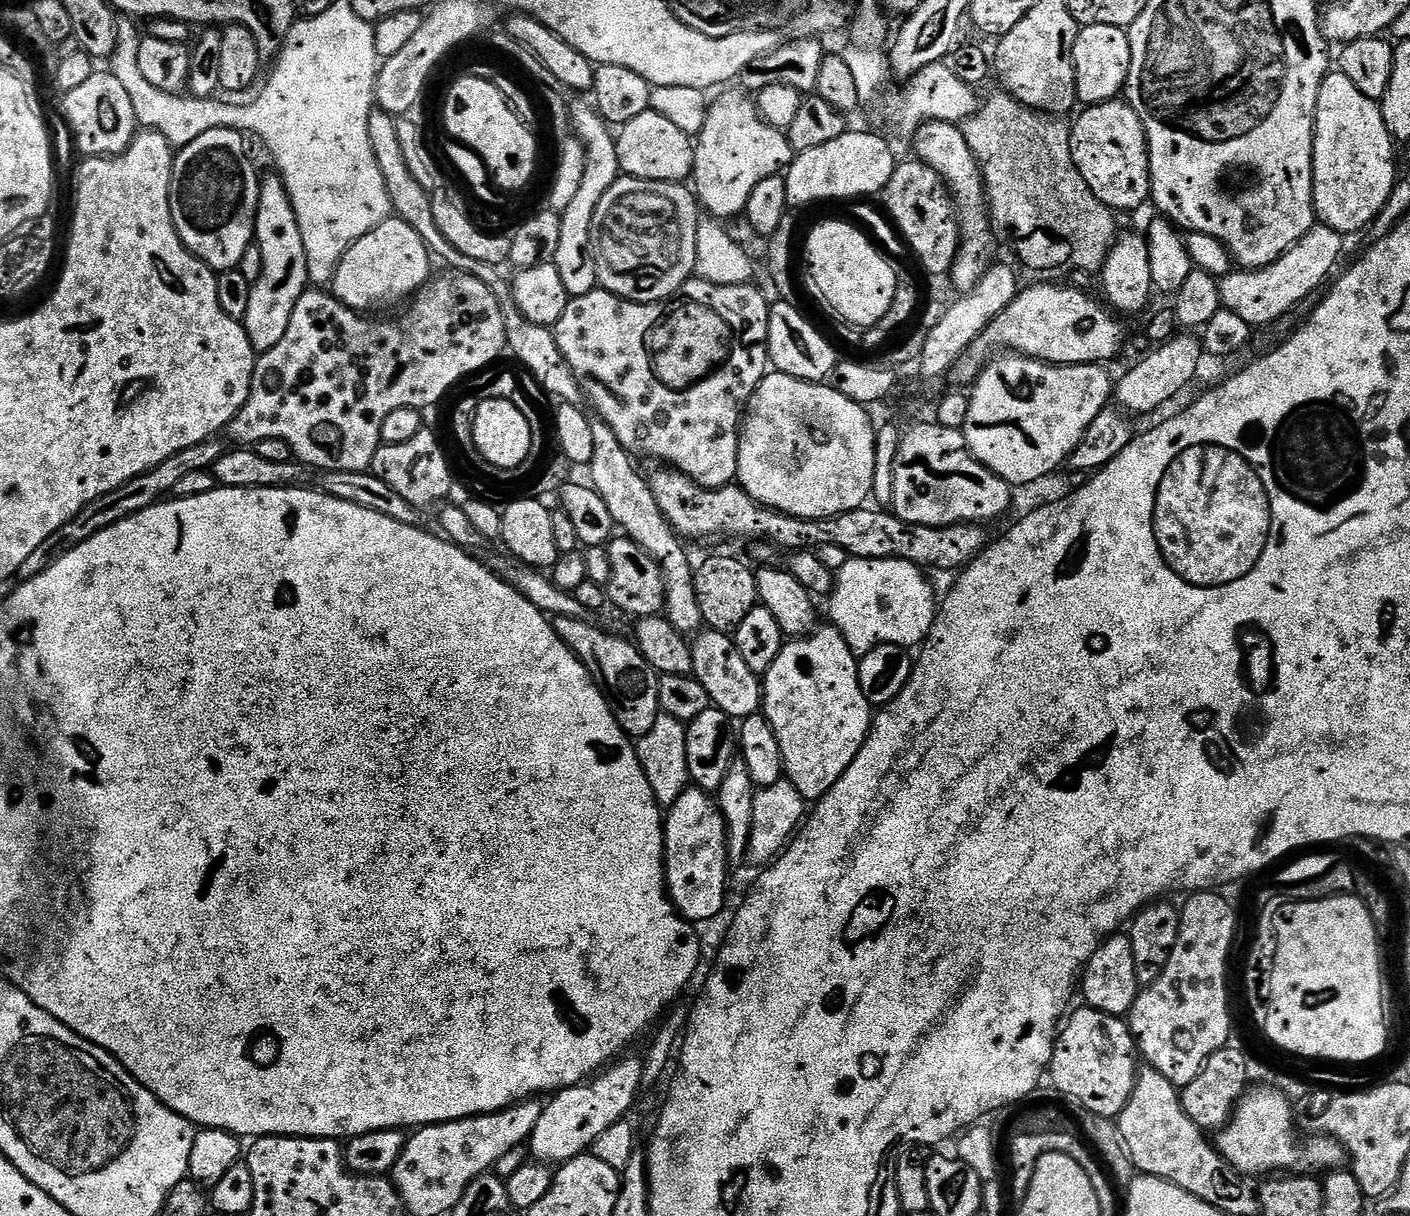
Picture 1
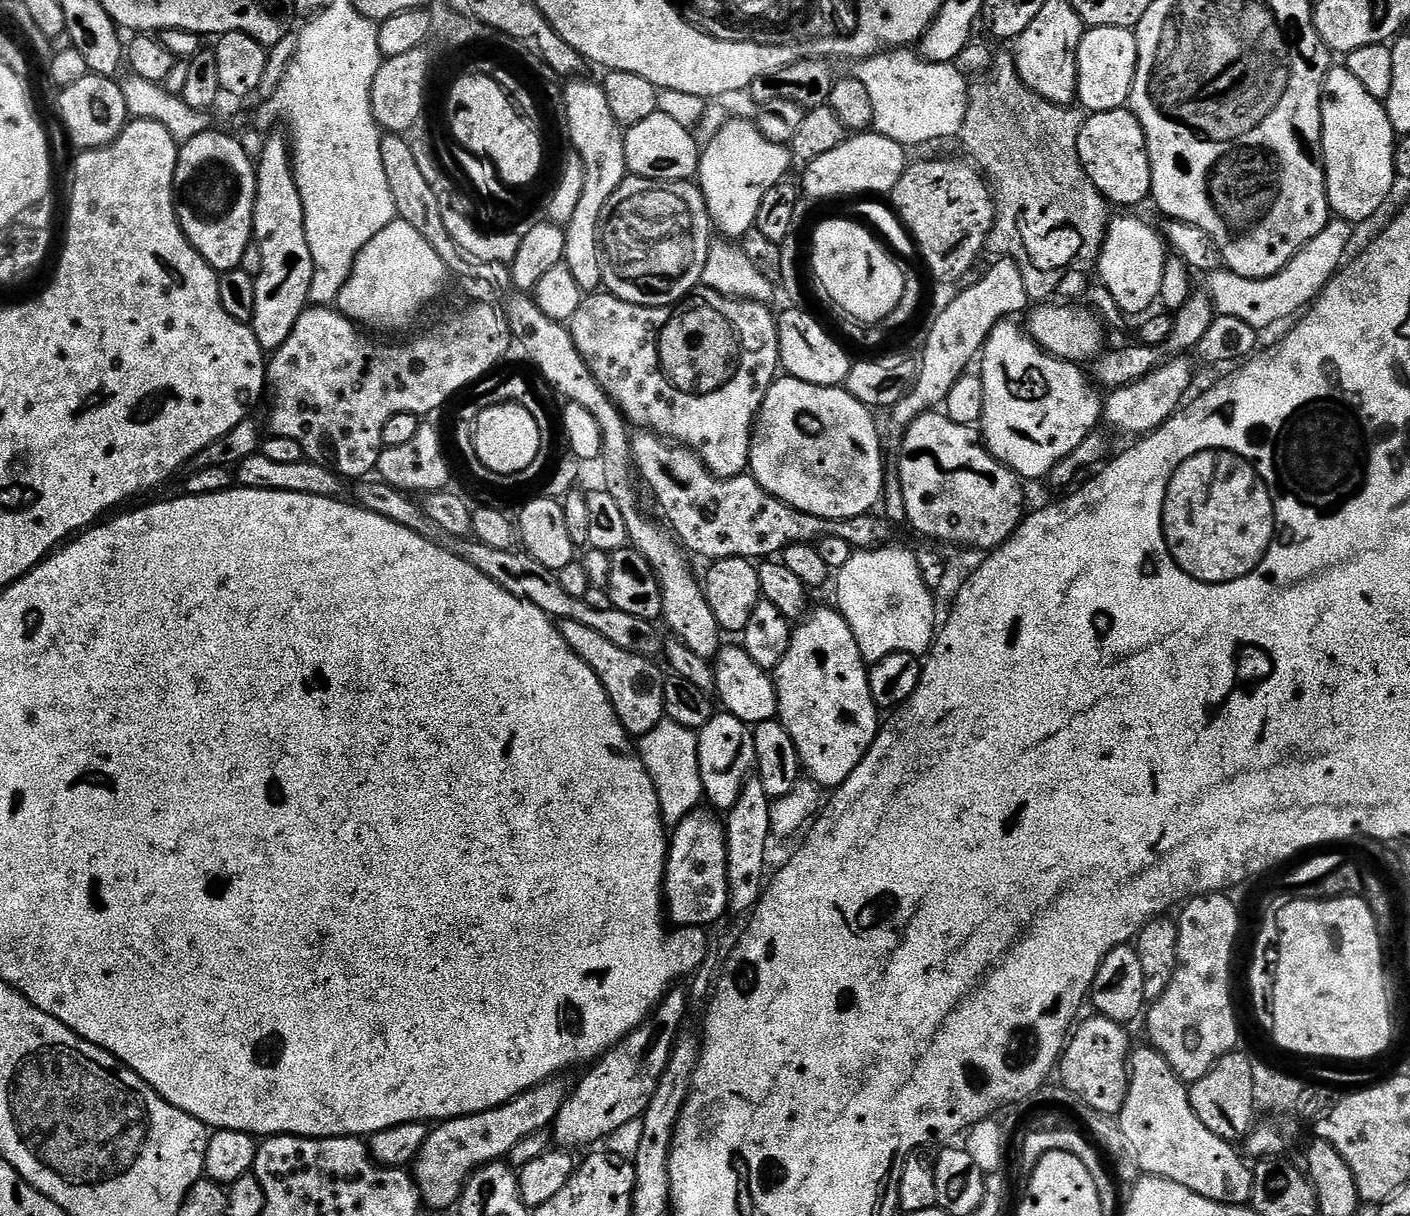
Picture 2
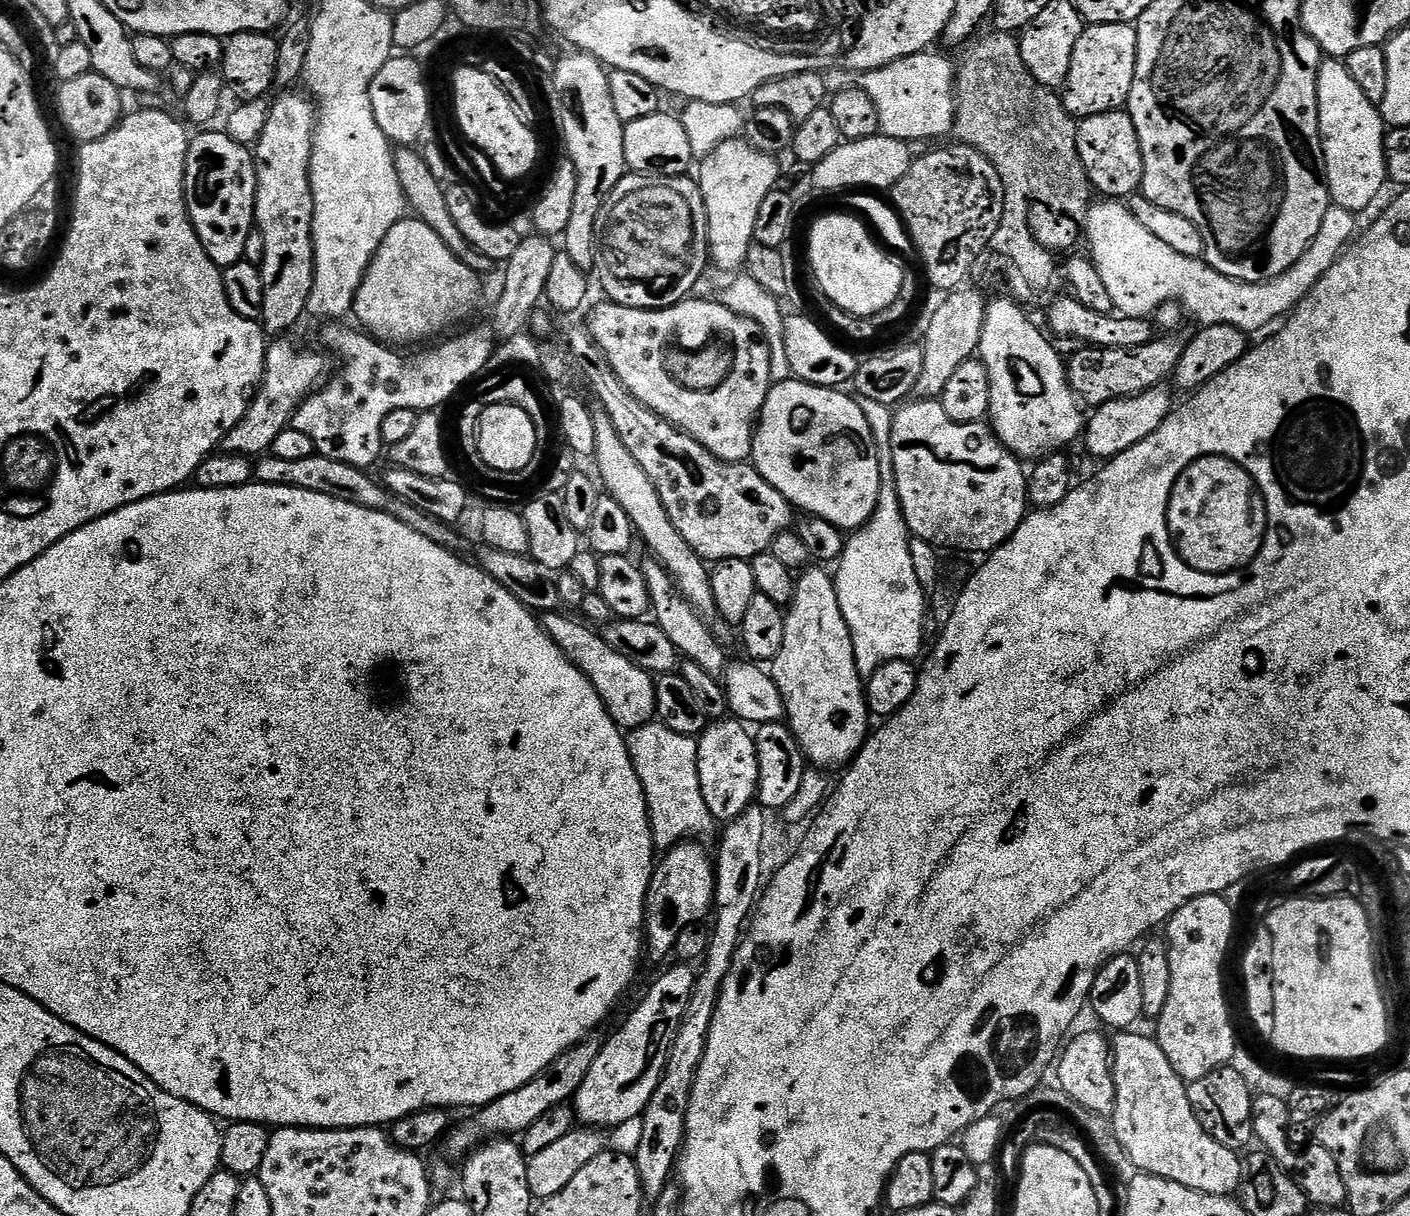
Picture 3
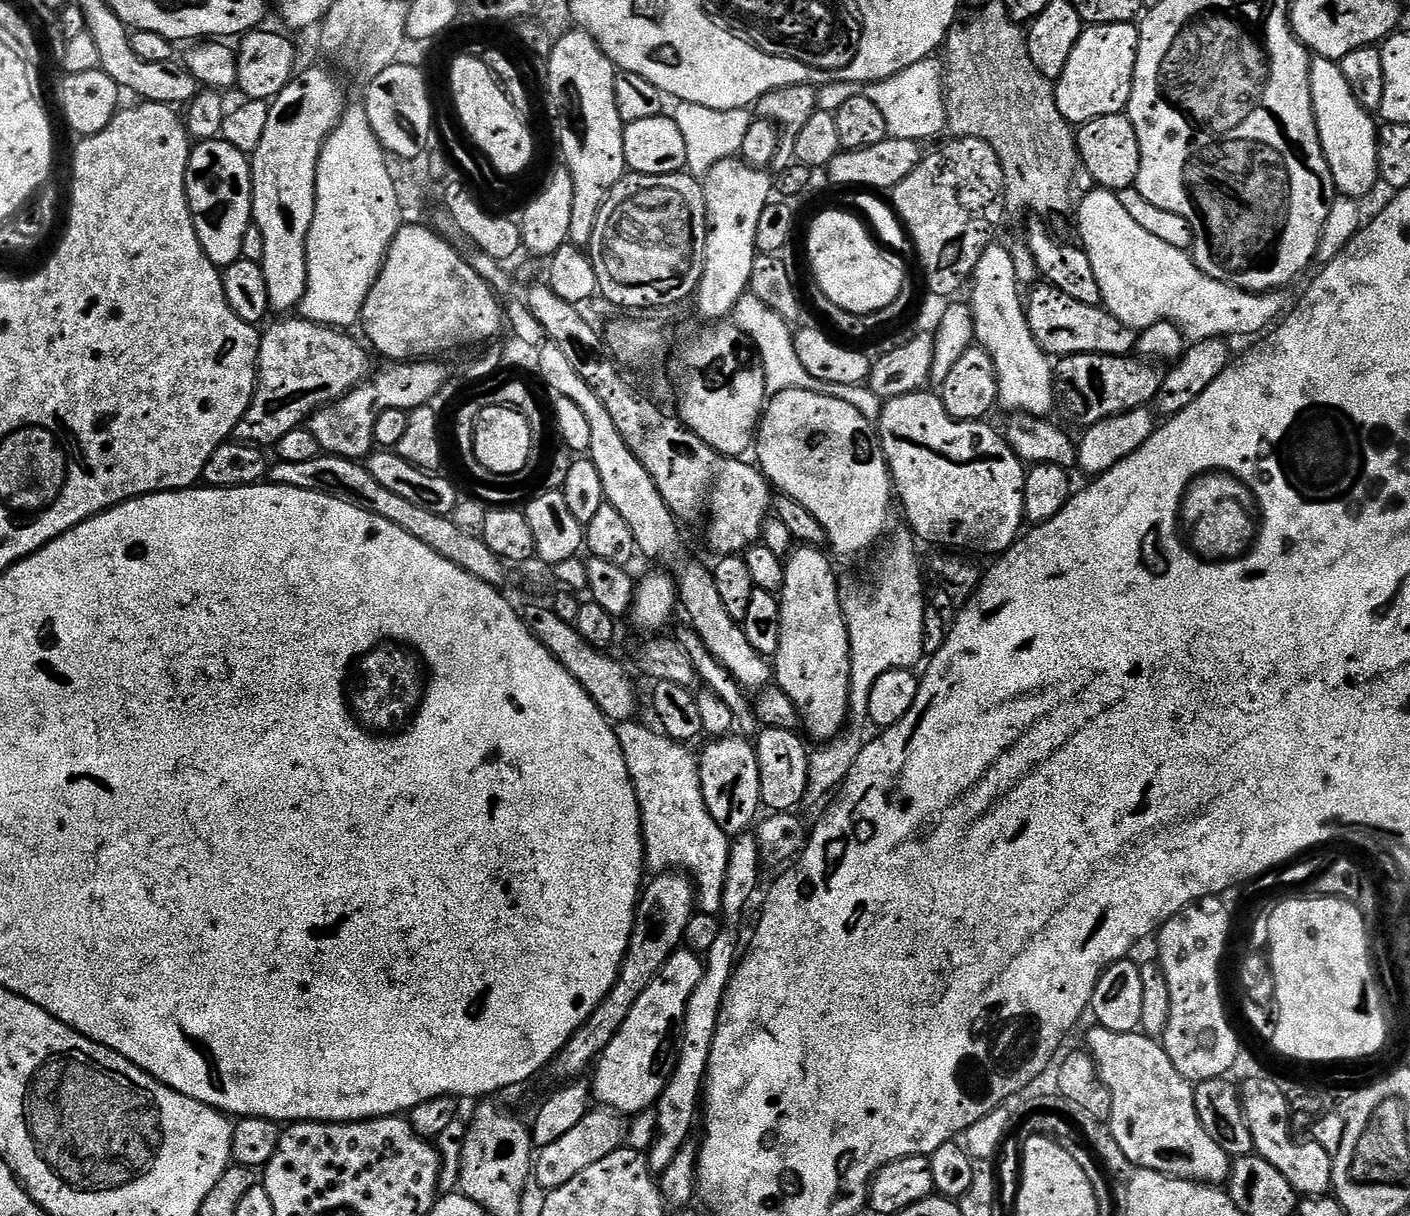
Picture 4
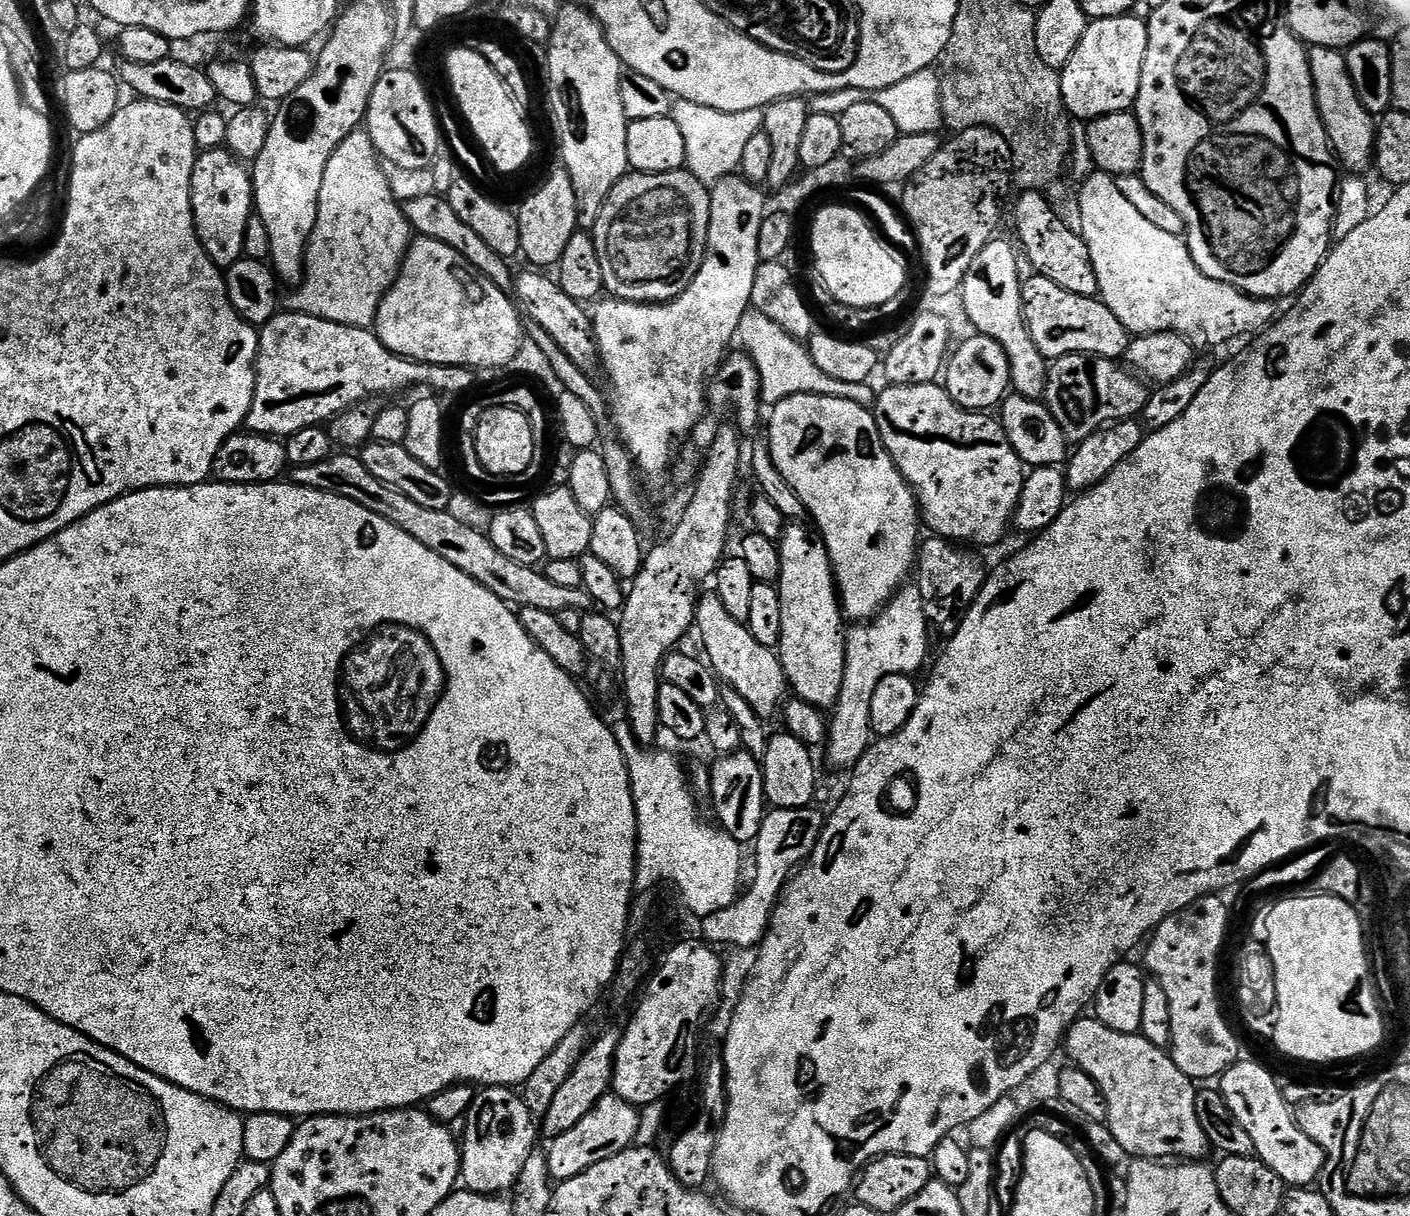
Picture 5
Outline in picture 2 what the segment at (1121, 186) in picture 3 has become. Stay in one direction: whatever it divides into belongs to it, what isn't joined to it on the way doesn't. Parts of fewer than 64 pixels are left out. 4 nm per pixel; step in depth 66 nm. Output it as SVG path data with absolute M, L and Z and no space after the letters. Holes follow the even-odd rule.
M1127 107L1091 113L1080 127L1078 158L1090 182L1109 205L1140 204L1152 191L1152 171L1148 147L1138 118Z

